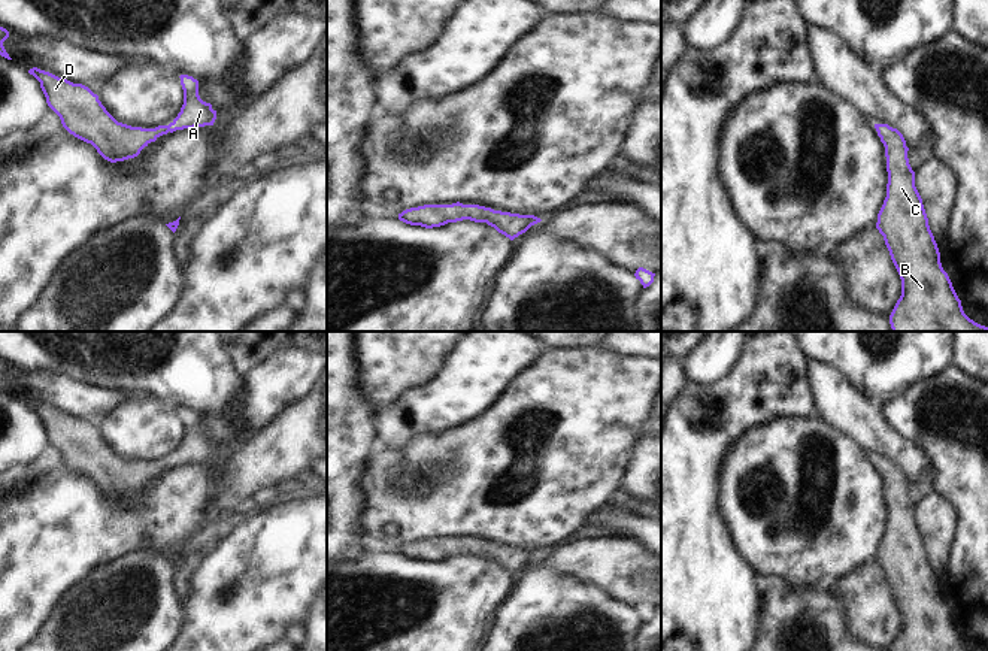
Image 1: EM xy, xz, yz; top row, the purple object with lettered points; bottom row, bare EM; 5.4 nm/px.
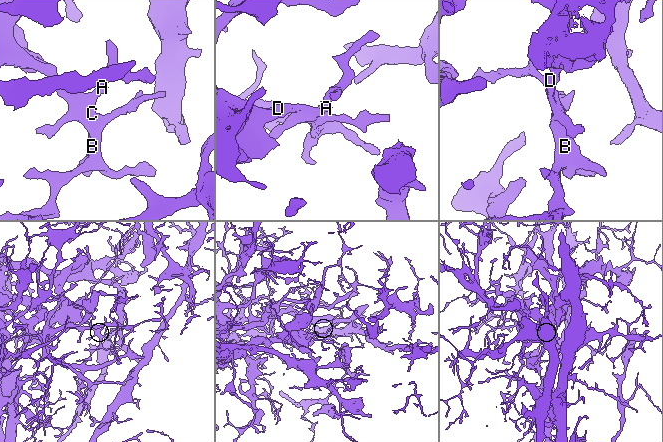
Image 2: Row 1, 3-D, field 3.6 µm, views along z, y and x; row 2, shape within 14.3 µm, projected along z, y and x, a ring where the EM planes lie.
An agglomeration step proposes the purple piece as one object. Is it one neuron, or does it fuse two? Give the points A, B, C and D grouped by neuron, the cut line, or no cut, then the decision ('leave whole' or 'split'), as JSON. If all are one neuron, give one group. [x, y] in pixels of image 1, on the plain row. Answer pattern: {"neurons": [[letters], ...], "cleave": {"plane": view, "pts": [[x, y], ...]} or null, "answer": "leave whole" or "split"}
{"neurons": [["A", "B", "C", "D"]], "cleave": null, "answer": "leave whole"}

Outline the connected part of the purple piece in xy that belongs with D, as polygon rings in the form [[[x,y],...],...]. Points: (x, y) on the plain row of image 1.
[[[37,402],[28,408],[40,417],[46,437],[60,451],[63,461],[91,478],[110,497],[137,491],[145,481],[169,466],[213,460],[216,454],[212,439],[198,430],[198,415],[188,409],[179,411],[184,439],[178,451],[169,460],[142,463],[118,457],[99,430],[82,418],[73,418]]]

